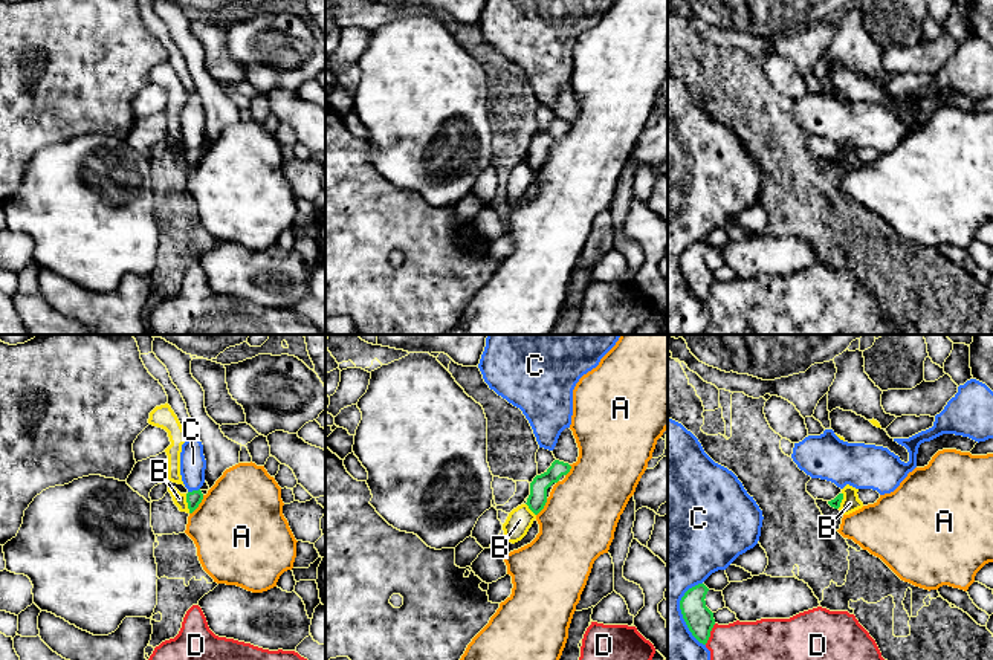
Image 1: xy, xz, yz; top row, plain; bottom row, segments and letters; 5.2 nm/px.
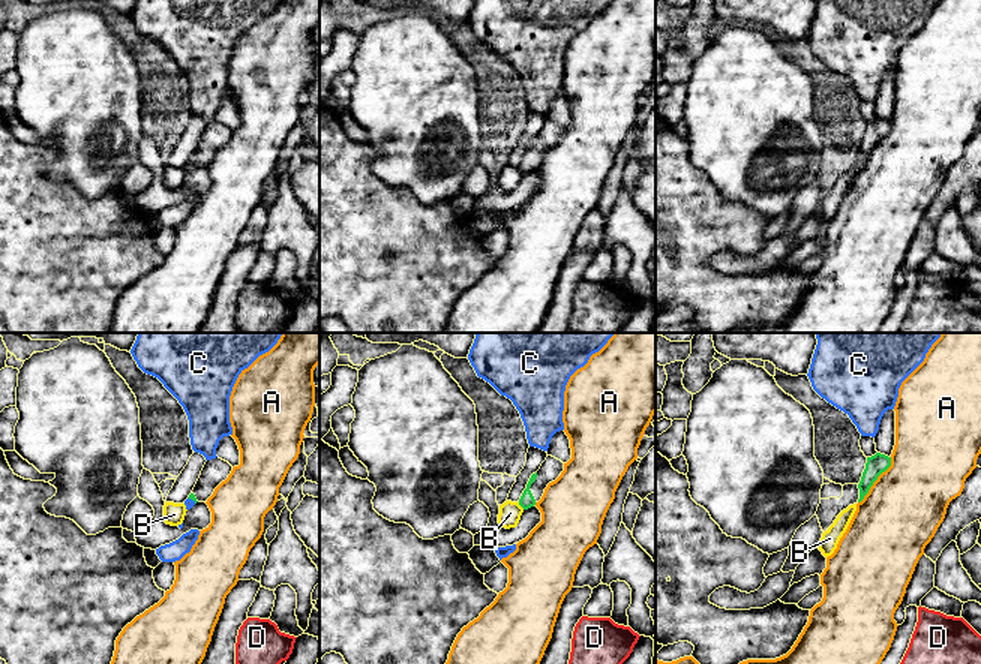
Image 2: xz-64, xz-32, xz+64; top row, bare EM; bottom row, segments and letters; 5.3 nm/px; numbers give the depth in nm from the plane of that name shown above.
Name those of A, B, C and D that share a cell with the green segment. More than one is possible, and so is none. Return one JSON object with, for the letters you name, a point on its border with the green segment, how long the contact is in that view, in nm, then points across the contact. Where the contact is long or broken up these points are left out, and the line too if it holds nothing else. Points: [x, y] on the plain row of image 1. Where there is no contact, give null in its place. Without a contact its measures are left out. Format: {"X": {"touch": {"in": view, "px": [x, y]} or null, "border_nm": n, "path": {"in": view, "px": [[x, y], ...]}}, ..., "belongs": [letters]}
{"belongs": []}

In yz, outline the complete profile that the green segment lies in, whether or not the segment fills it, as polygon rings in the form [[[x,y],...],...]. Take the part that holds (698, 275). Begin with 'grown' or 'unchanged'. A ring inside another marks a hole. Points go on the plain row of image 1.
unchanged; [[[698,241],[689,246],[680,258],[680,267],[689,289],[703,302],[707,301],[715,283],[713,270],[704,258],[707,249],[709,246],[704,241]]]

